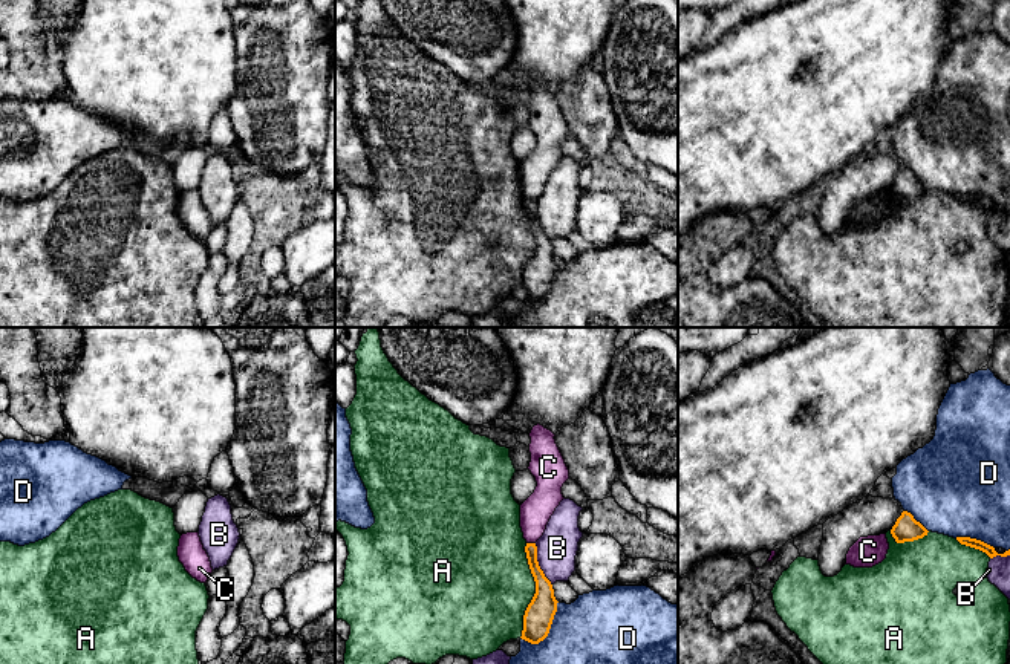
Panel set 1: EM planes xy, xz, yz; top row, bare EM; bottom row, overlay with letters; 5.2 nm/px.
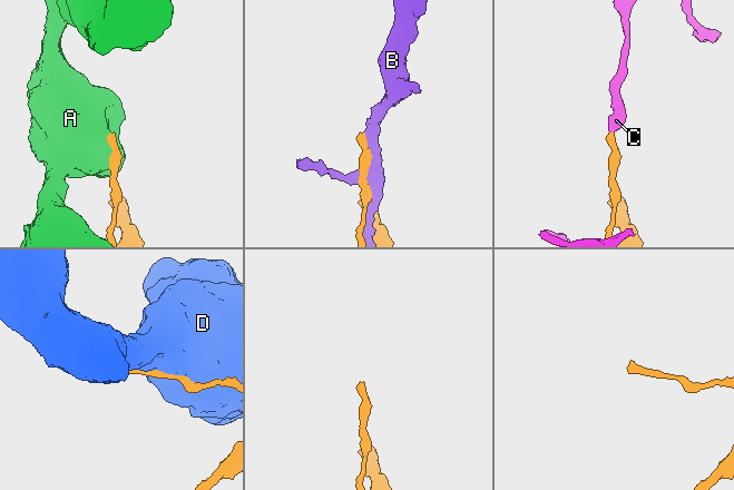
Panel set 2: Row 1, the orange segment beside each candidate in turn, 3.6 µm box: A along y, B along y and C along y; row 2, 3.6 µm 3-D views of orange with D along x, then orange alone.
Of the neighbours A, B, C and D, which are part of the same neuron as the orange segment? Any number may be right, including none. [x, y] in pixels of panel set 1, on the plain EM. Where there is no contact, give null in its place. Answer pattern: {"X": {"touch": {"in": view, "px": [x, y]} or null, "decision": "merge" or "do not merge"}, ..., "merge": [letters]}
{"A": {"touch": {"in": "xz", "px": [536, 248]}, "decision": "do not merge"}, "B": {"touch": {"in": "xz", "px": [537, 222]}, "decision": "do not merge"}, "C": {"touch": {"in": "xz", "px": [531, 201]}, "decision": "do not merge"}, "D": {"touch": {"in": "xz", "px": [548, 288]}, "decision": "do not merge"}, "merge": []}

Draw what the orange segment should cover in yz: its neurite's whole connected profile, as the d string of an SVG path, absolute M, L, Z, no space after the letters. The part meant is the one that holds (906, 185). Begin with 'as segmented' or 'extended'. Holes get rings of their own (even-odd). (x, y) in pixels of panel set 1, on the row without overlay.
as segmented | M903 168L891 187L897 200L914 199L927 193L927 187L914 176L907 168Z

